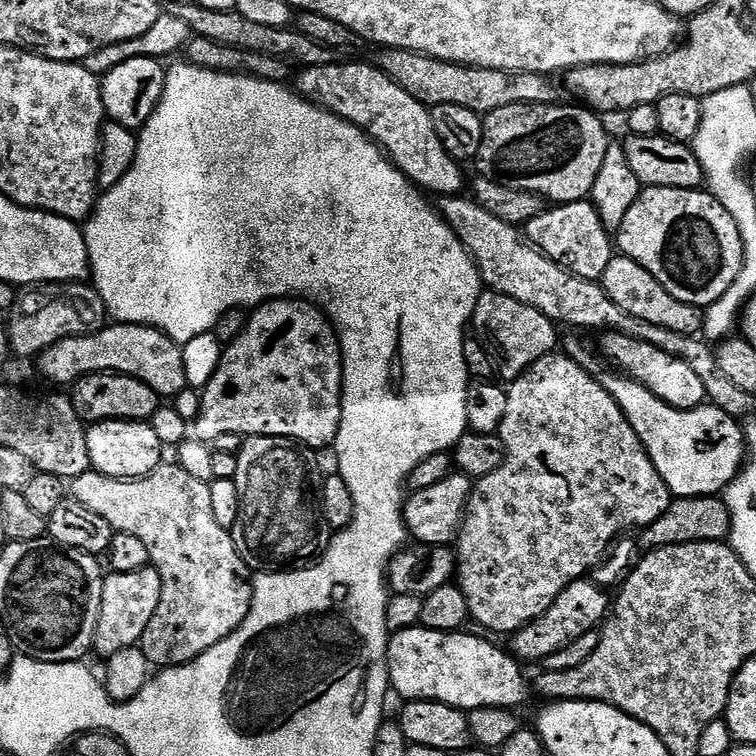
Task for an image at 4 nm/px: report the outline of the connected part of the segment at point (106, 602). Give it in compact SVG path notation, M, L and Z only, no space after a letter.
M154 567L130 570L130 574L112 572L105 575L102 610L98 614L98 630L94 634L95 655L107 658L118 654L118 650L137 647L142 634L146 634L146 626L150 626L150 618L154 618L154 610L158 610L161 598L162 577Z

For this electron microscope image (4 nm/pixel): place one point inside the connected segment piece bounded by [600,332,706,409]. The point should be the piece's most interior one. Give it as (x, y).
(669, 378)

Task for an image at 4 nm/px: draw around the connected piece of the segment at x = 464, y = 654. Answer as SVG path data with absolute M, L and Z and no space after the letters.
M419 626L410 630L391 633L388 641L388 683L391 691L409 700L437 700L455 708L471 710L473 708L519 709L519 704L528 696L530 684L524 681L520 673L521 665L507 651L495 648L488 640L480 636L467 636L467 631L439 632Z

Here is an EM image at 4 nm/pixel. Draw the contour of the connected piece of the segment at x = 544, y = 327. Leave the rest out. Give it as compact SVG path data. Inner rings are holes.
M481 291L470 324L475 335L488 345L488 353L496 364L499 379L504 382L518 379L527 368L534 366L534 362L557 351L557 325L546 318L546 314L534 310L534 306L526 306L526 302L518 302L518 298L510 298L506 294Z

